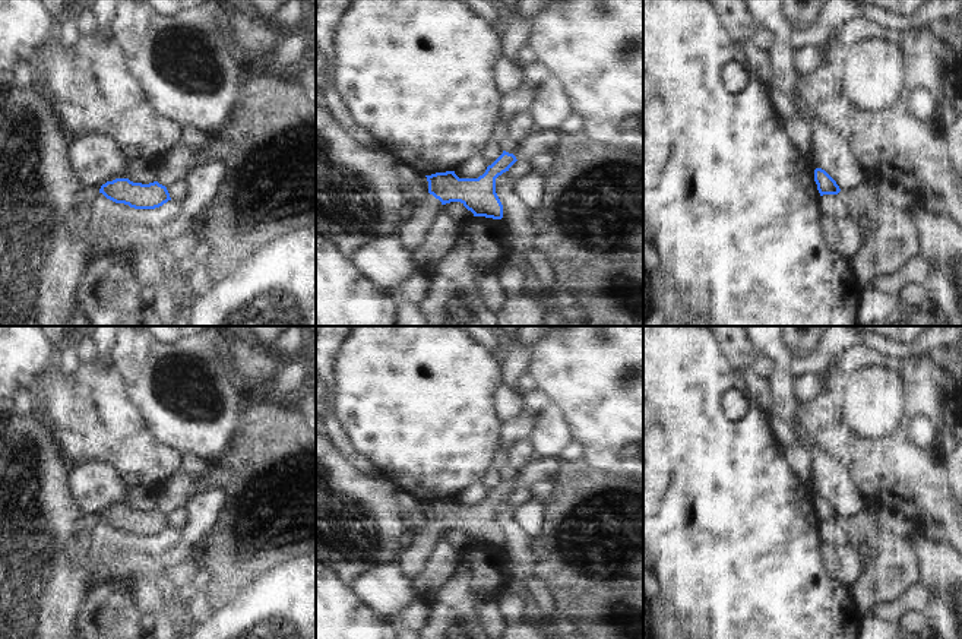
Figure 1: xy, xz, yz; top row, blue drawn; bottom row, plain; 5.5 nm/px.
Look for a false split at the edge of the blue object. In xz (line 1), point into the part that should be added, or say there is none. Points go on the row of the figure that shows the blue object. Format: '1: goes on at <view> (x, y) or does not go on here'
1: goes on at xz (411, 233)

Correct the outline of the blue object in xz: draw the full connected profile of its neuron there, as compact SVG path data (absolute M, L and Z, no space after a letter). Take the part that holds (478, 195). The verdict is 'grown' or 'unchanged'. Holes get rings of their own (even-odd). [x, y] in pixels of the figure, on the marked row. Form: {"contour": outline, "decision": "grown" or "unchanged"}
{"contour": "M503 151L478 178L459 178L455 171L425 175L428 193L412 206L411 216L398 227L399 243L415 252L428 234L440 206L450 202L461 202L474 216L501 219L503 205L496 193L496 178L509 171L516 161L513 154Z", "decision": "grown"}

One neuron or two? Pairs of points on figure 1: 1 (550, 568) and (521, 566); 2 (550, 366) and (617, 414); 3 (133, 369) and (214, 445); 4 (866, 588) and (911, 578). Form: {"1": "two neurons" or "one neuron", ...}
{"1": "two neurons", "2": "one neuron", "3": "one neuron", "4": "one neuron"}

